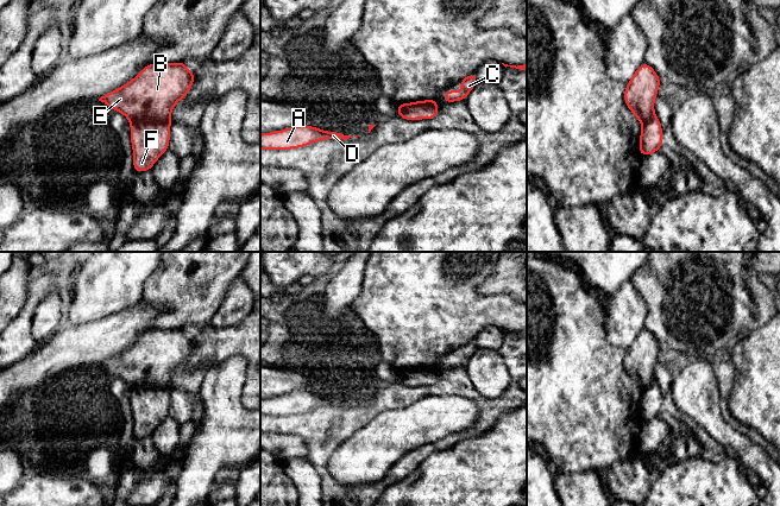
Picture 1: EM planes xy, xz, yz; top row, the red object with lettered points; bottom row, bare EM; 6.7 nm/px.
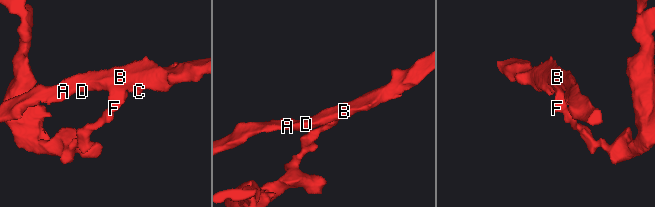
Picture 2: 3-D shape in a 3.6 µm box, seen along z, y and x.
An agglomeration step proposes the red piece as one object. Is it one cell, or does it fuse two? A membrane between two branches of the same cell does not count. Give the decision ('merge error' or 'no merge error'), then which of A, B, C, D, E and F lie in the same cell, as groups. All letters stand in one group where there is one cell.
merge error; groups A B C D E / F

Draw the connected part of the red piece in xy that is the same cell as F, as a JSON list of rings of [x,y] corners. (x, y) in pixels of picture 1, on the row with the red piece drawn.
[[[170,121],[131,122],[131,143],[133,147],[133,169],[136,172],[151,170],[157,159],[169,150]]]

